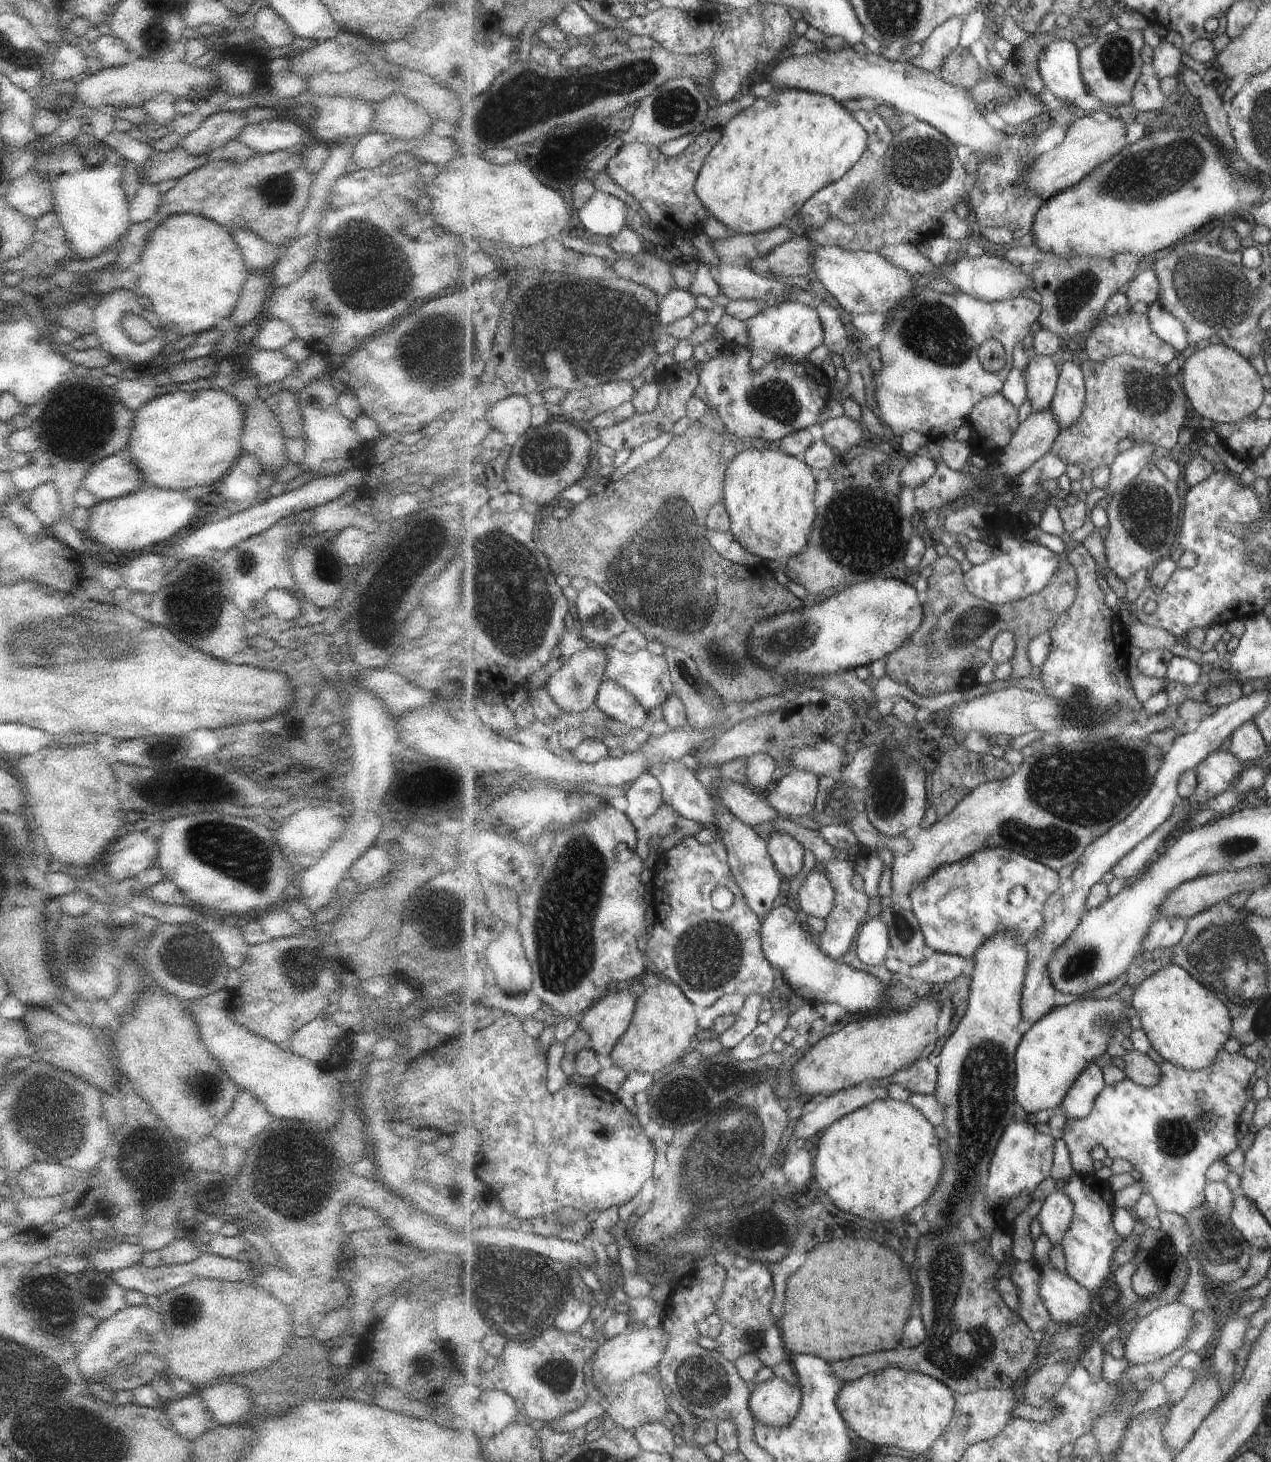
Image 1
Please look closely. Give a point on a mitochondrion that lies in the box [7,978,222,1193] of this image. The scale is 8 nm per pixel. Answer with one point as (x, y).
(50, 1119)

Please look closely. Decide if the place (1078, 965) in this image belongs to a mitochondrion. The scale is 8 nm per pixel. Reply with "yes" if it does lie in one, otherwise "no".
yes

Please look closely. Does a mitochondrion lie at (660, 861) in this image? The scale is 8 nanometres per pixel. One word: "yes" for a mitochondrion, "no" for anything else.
no

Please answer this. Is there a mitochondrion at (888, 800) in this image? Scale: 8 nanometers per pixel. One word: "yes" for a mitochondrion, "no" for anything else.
yes

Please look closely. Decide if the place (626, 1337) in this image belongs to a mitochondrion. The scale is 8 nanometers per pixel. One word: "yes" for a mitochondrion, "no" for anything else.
no

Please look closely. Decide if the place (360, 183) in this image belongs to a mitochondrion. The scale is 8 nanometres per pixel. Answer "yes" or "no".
no

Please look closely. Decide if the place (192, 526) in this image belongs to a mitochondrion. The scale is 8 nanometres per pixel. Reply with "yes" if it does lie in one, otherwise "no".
no

